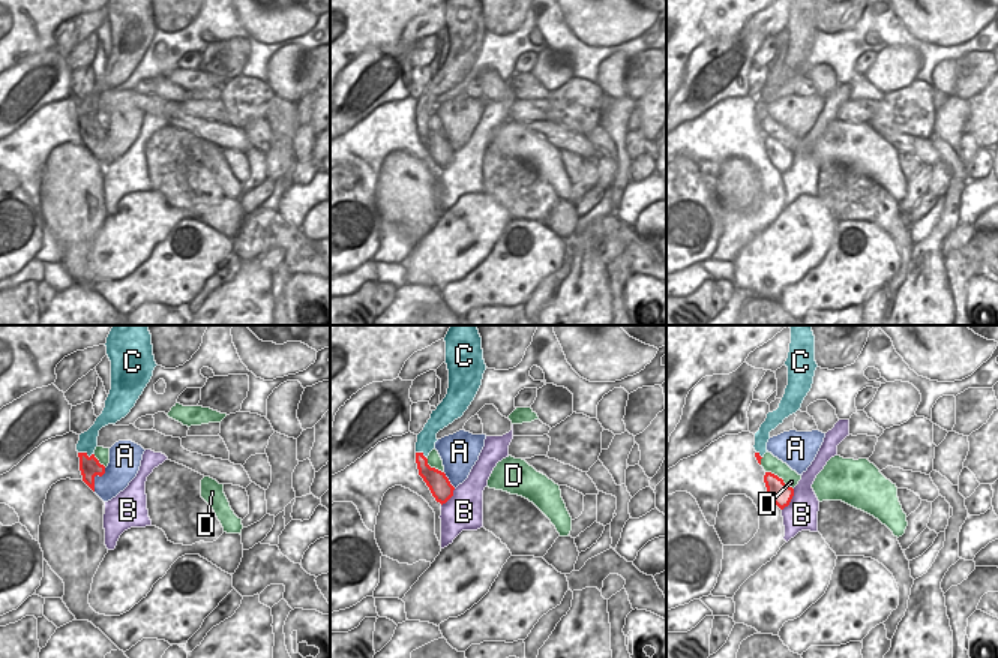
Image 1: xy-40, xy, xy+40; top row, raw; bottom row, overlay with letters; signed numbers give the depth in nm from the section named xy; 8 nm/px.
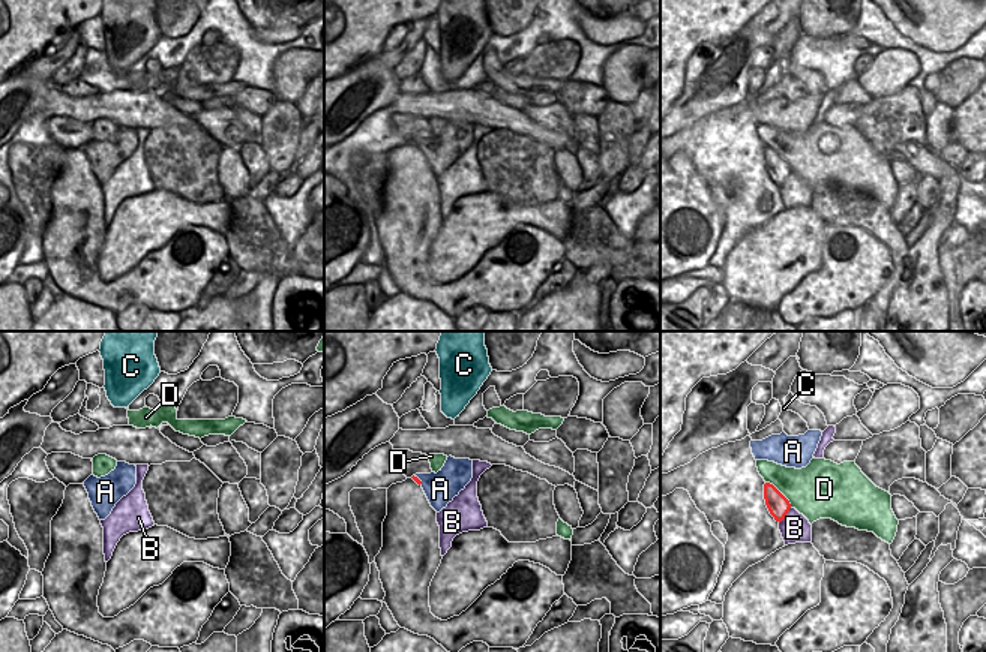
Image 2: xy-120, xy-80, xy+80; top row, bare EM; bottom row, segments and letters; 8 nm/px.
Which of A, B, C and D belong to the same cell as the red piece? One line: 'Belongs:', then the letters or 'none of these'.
Belongs: none of these

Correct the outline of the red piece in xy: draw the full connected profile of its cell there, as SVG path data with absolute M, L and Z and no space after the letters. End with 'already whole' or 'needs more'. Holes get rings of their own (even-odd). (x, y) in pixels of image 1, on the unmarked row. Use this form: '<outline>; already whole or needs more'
M416 117L416 127L417 127L419 139L429 151L435 165L440 166L441 169L446 168L453 160L453 154L455 154L446 138L435 132L431 132L423 117Z; already whole

